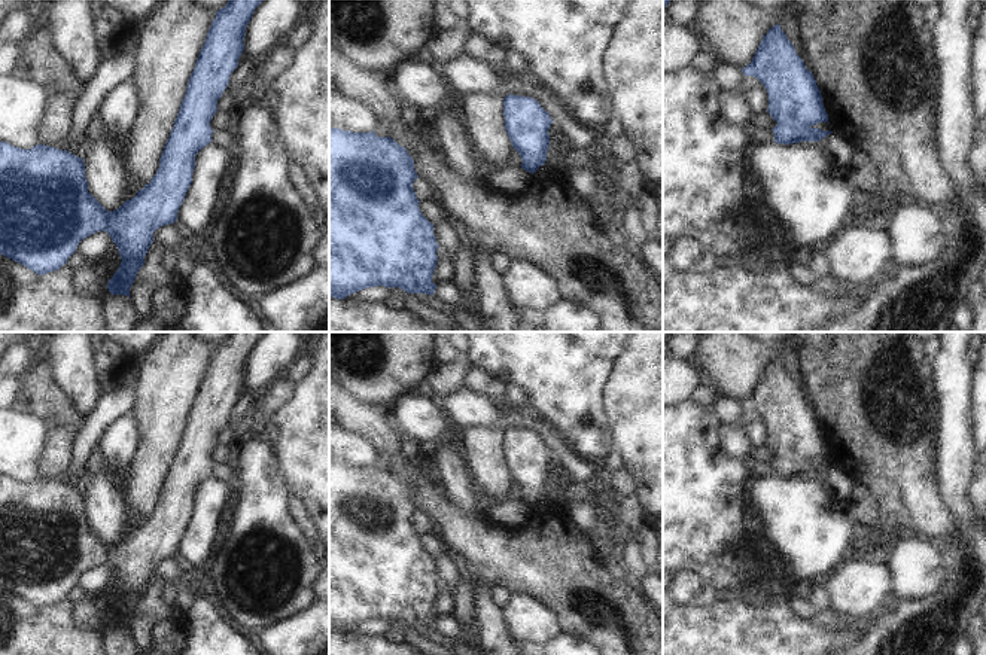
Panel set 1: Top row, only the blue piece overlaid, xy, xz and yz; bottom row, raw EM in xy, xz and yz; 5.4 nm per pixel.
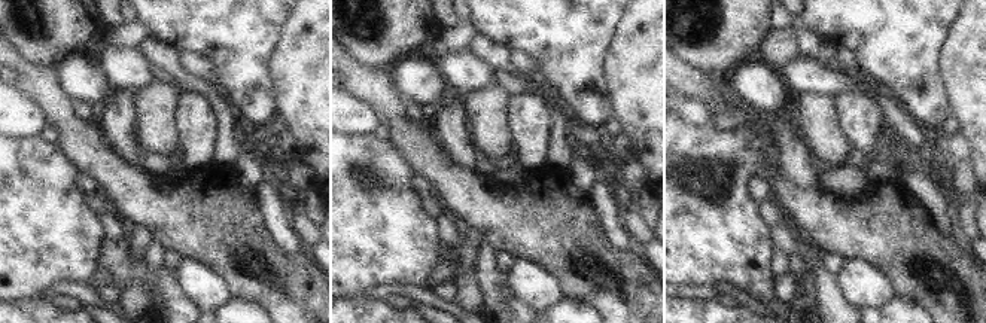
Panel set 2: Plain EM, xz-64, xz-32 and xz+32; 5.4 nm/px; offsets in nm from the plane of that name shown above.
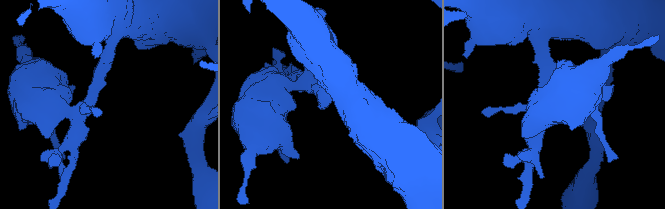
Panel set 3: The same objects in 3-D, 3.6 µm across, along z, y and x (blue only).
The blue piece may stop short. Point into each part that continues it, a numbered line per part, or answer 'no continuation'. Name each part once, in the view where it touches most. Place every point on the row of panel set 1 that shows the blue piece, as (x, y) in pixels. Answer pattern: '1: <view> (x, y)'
no continuation

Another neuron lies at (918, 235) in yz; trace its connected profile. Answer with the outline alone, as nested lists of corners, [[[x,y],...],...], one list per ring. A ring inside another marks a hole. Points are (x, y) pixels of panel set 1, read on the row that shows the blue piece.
[[[900,201],[897,210],[891,210],[879,220],[891,237],[895,262],[900,266],[928,265],[943,258],[947,250],[949,237],[937,208],[917,201]]]

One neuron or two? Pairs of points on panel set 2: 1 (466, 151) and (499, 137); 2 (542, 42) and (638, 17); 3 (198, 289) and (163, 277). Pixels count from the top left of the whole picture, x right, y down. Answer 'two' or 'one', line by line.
1: two
2: two
3: two

